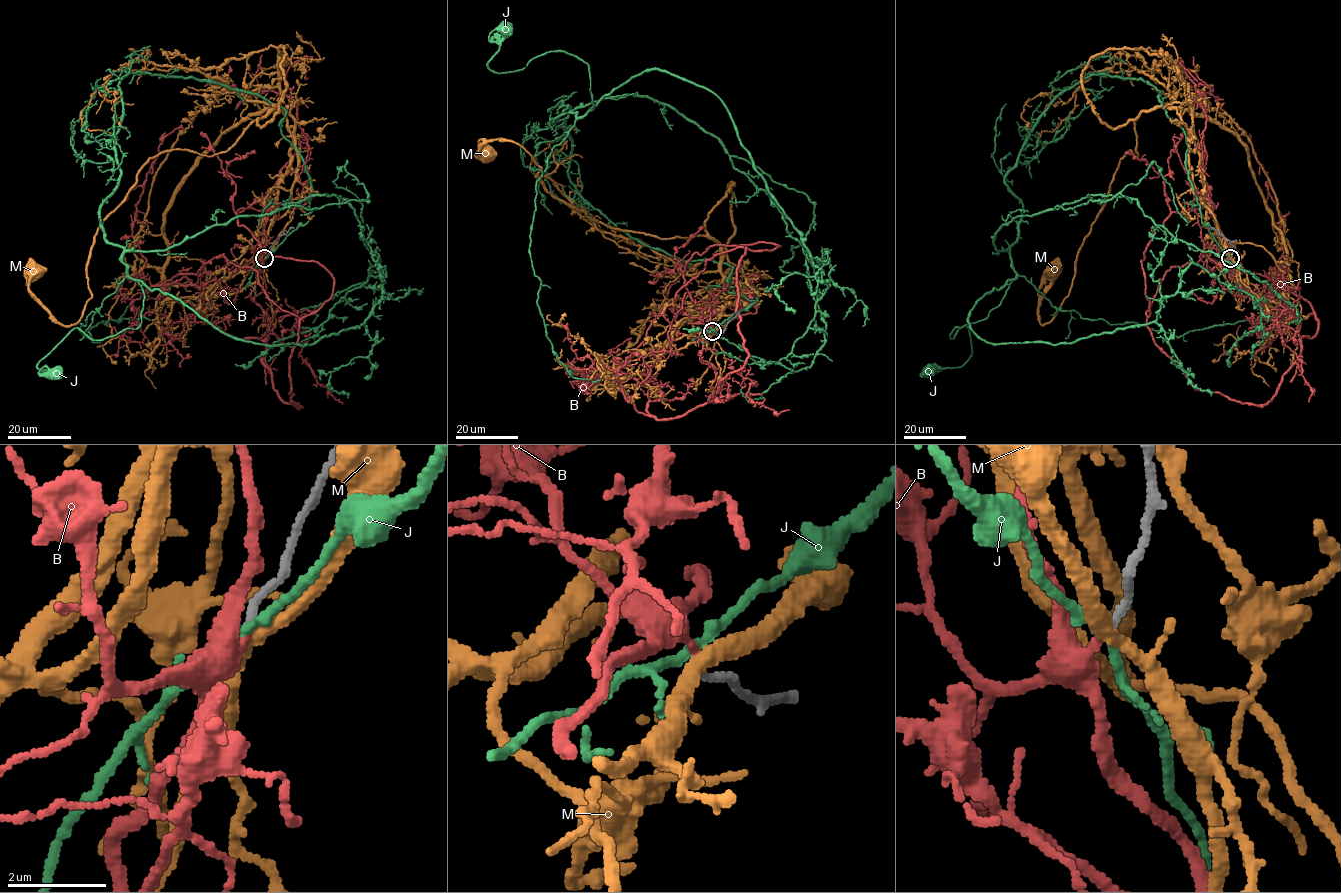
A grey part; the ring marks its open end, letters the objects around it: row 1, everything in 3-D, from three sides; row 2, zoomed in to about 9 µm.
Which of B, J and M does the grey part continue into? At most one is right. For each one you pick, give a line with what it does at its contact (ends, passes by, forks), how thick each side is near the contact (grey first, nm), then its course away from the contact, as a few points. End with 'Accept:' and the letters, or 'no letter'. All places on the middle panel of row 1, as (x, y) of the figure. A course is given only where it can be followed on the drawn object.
B: it ends; calibres 160 and 280 nm; course (712, 331), (701, 353), (717, 381), (711, 401), (657, 419), (649, 386), (628, 373), (581, 381), (632, 338)
Accept: B

